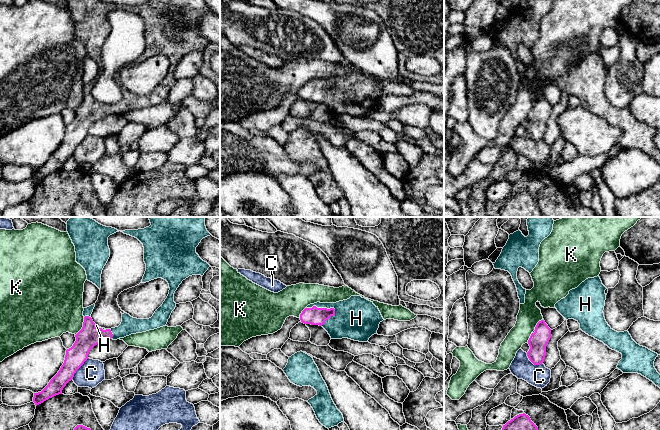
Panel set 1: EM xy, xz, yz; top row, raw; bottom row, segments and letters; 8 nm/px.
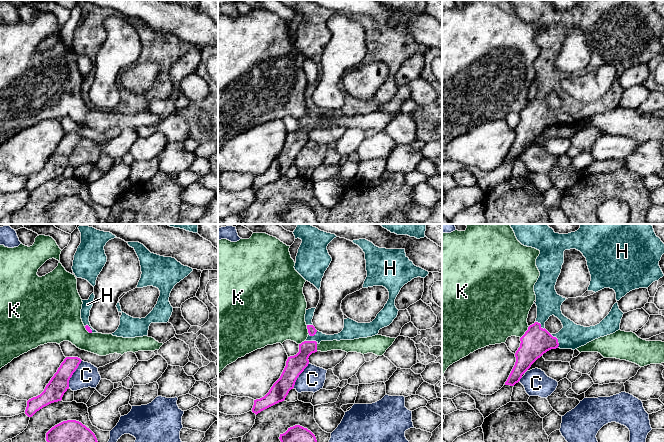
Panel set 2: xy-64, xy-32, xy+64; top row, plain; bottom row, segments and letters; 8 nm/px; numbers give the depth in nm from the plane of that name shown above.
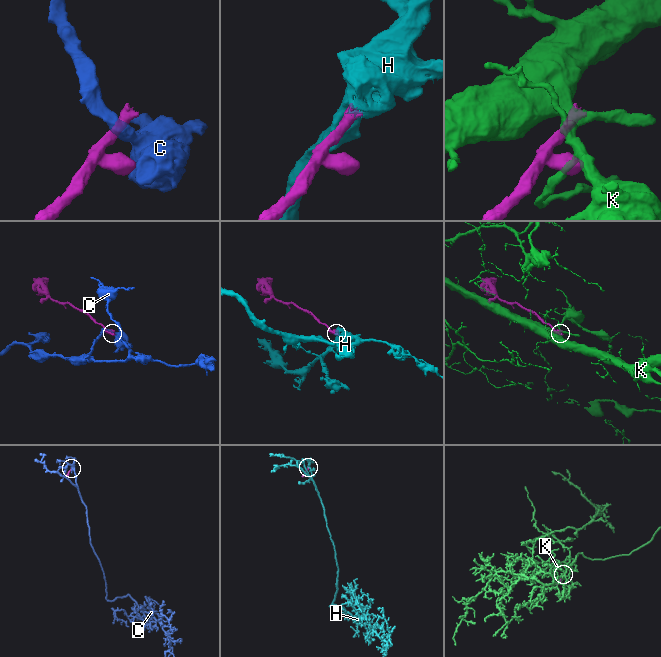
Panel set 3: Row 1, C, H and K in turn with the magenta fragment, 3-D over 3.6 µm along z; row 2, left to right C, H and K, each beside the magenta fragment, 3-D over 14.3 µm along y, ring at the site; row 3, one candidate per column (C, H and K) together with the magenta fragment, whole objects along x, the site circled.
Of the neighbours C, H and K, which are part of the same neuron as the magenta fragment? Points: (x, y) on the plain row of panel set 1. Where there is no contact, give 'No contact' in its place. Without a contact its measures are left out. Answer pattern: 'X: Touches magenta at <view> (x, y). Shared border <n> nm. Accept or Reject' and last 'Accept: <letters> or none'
C: Touches magenta at xy (78, 144). Shared border 220 nm. Reject
H: Touches magenta at xz (323, 84). Shared border 240 nm. Accept
K: Touches magenta at xy (83, 102). Shared border 170 nm. Reject
Accept: H

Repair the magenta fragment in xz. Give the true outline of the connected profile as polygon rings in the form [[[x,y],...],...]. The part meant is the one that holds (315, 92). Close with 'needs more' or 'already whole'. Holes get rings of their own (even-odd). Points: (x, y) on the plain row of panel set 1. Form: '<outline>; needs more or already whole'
[[[361,72],[336,79],[314,79],[300,90],[304,100],[322,102],[331,115],[348,114],[368,118],[384,96],[378,83]]]; needs more

